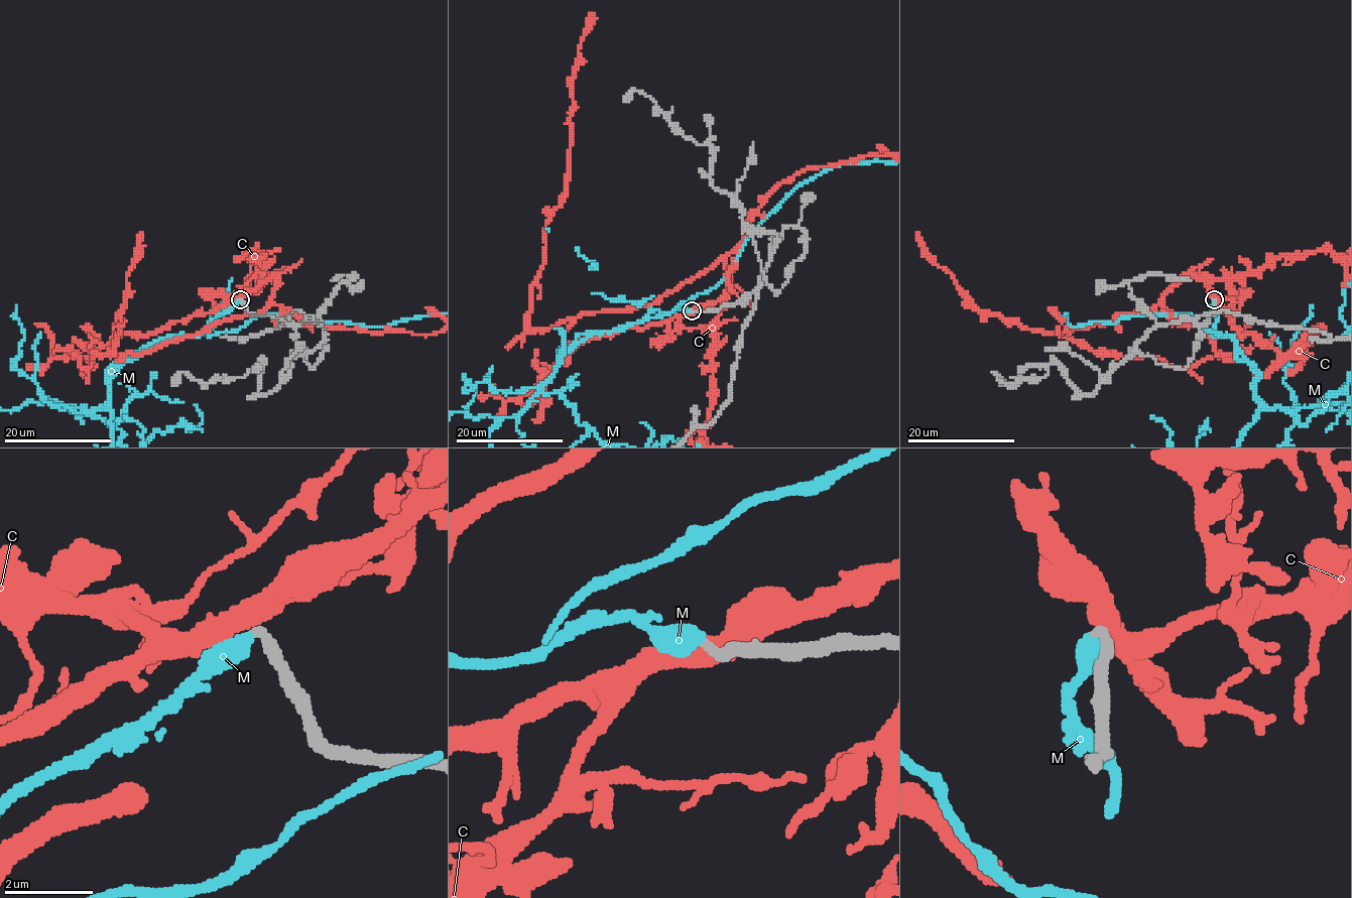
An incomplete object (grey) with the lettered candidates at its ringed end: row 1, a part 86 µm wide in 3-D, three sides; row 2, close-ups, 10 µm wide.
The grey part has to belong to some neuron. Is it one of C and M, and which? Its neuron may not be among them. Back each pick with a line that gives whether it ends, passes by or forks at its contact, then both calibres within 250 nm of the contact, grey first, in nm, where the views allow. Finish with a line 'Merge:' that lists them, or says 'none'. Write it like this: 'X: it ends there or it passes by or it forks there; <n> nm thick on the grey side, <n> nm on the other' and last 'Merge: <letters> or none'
M: it ends there; 280 nm thick on the grey side, 480 nm on the other
Merge: M

